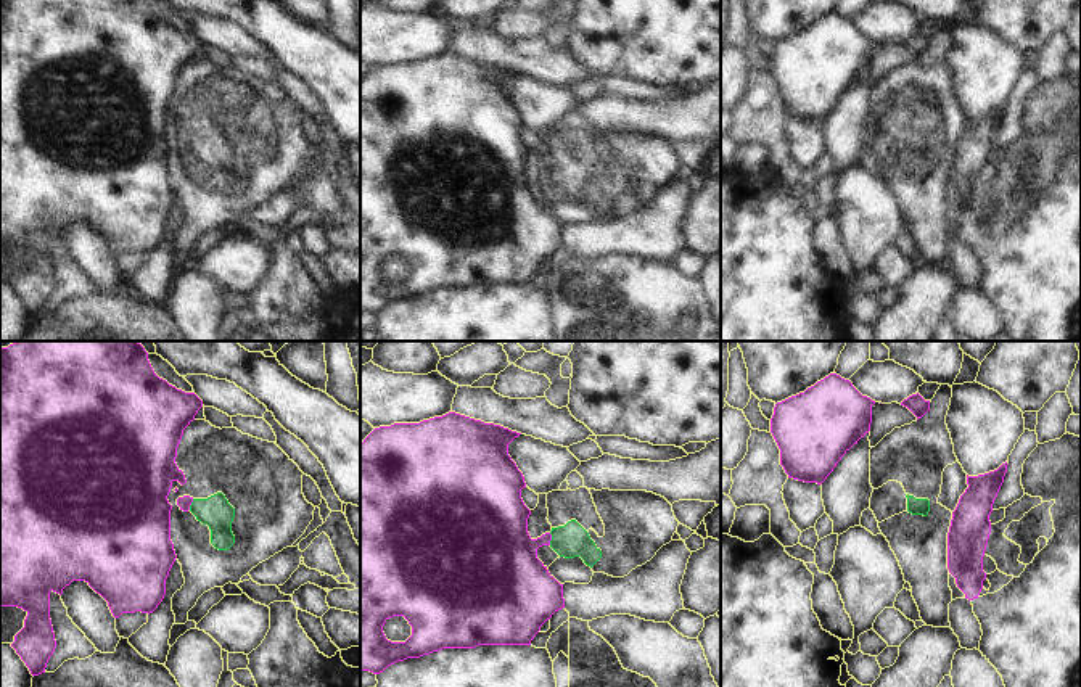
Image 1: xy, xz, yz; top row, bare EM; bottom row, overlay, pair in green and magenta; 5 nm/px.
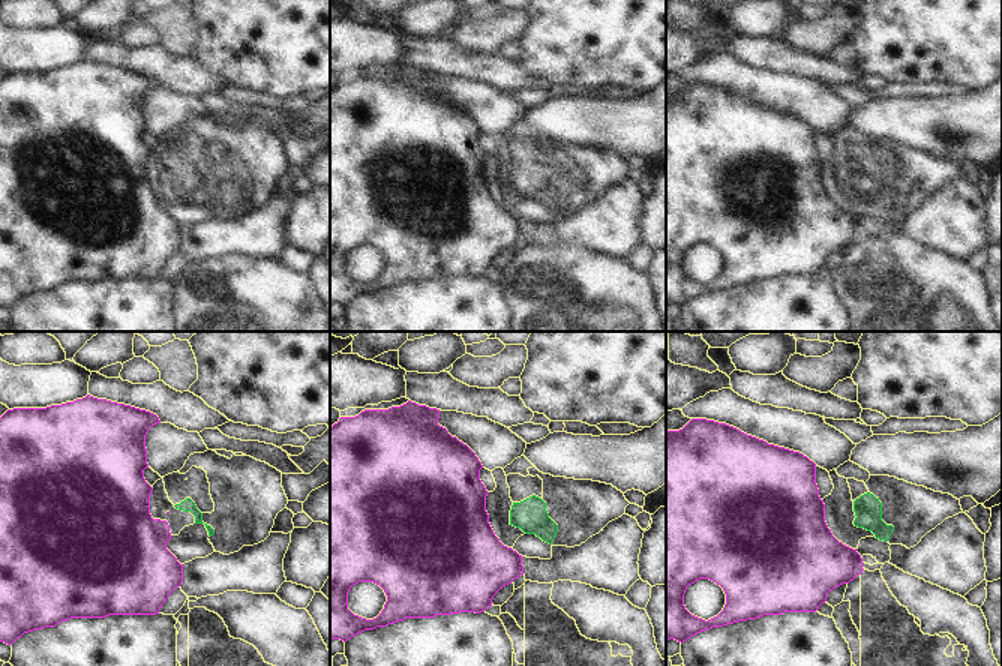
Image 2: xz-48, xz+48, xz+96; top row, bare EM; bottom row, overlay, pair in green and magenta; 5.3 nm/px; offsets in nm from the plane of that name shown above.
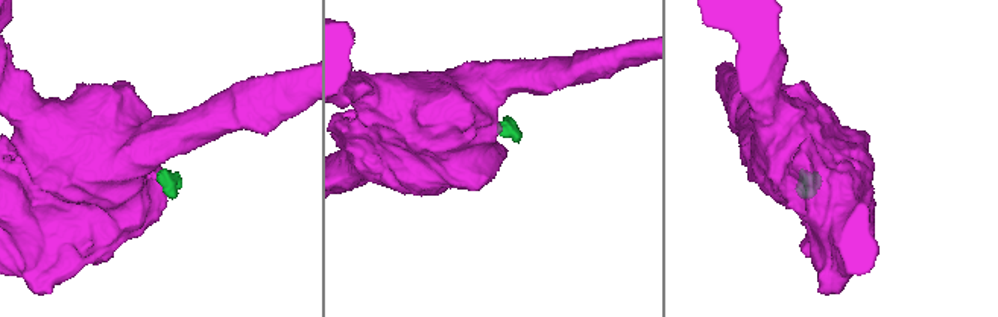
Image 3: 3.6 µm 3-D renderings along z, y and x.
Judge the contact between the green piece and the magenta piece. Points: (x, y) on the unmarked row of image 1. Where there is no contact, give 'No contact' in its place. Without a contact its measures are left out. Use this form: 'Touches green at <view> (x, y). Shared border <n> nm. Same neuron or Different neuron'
Touches green at xz (552, 179). Shared border 60 nm. Different neuron.

